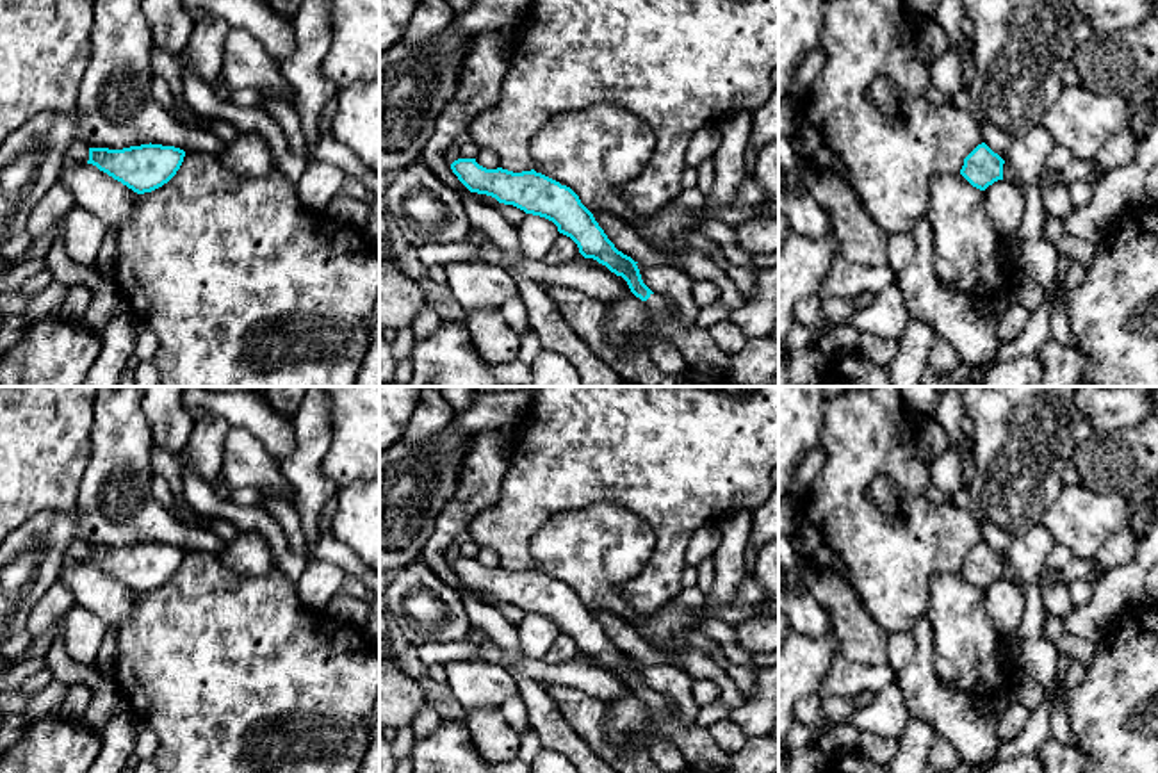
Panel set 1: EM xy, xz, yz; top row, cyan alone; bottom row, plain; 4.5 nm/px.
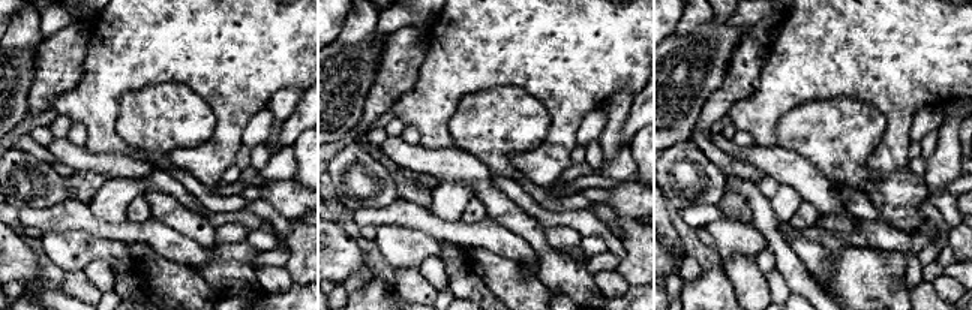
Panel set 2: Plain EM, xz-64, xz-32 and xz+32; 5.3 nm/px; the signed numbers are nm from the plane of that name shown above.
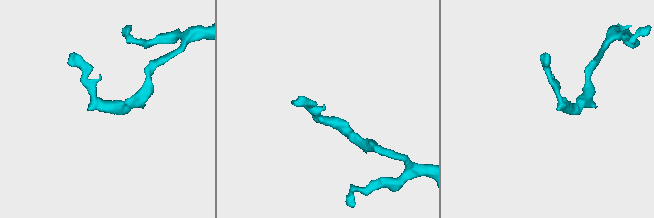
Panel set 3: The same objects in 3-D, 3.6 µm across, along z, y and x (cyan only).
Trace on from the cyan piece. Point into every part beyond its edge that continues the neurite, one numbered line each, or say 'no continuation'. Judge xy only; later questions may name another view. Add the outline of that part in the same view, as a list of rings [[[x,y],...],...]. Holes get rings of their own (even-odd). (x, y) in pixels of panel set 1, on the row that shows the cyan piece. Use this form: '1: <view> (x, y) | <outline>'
no continuation

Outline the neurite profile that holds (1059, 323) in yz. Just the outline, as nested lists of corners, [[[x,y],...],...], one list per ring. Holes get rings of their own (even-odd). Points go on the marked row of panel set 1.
[[[1056,303],[1049,317],[1049,337],[1062,346],[1071,346],[1071,321],[1065,303]]]

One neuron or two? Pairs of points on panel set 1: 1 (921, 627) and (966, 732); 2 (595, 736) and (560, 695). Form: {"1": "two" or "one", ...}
{"1": "one", "2": "one"}

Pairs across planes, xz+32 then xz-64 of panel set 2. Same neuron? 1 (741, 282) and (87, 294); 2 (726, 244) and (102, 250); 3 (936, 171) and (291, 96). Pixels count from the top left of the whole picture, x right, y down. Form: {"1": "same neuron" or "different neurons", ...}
{"1": "same neuron", "2": "same neuron", "3": "same neuron"}

